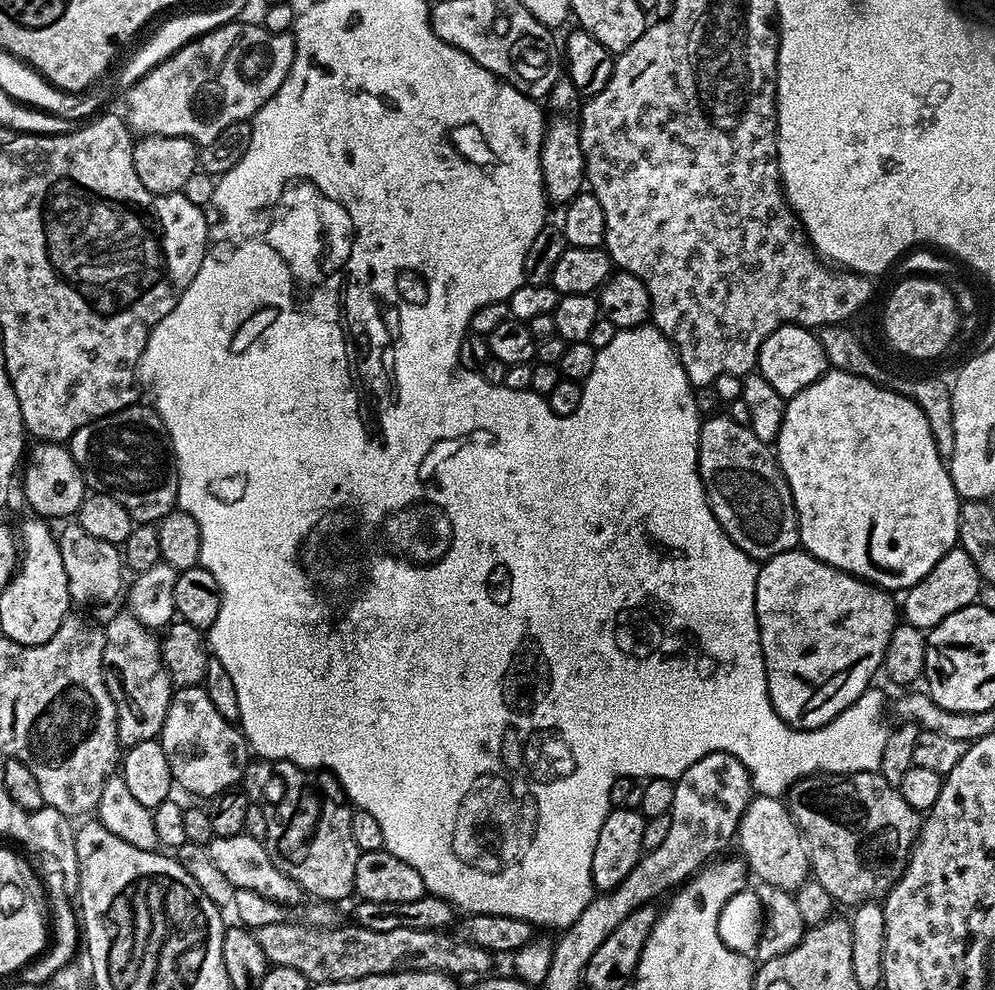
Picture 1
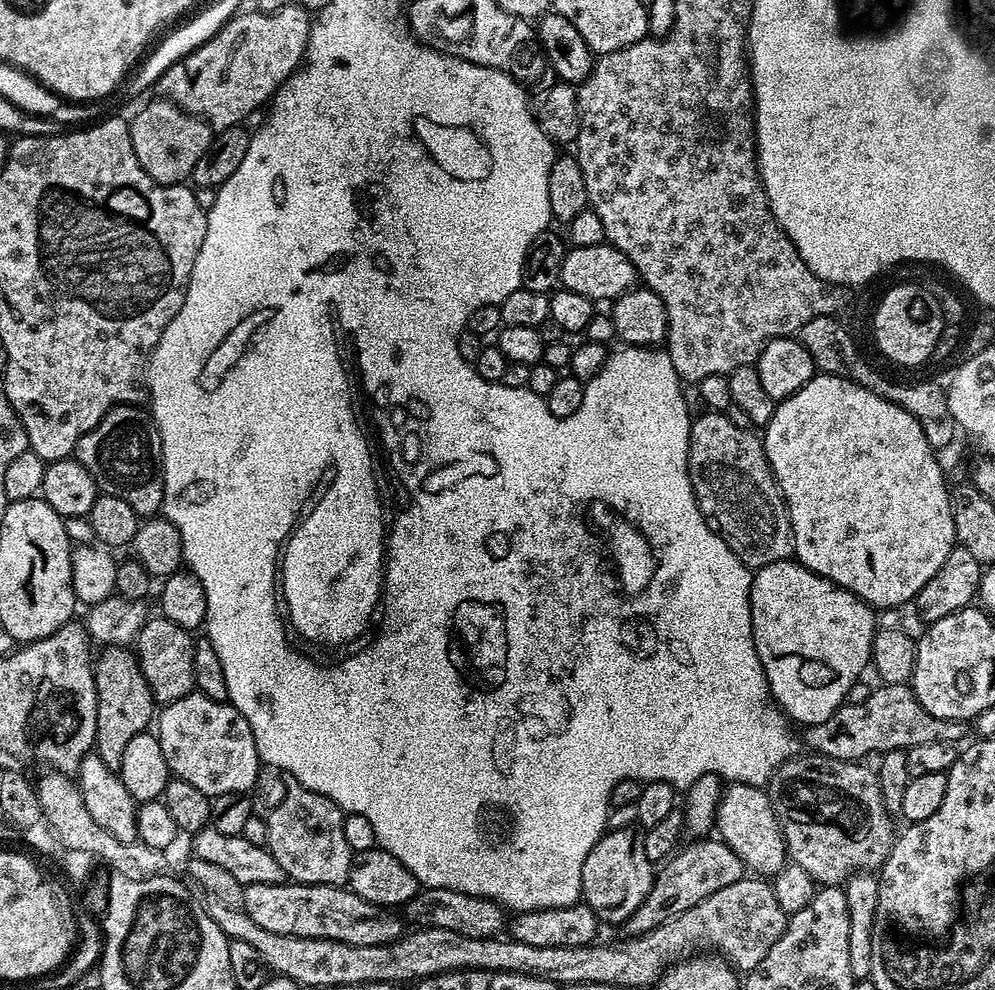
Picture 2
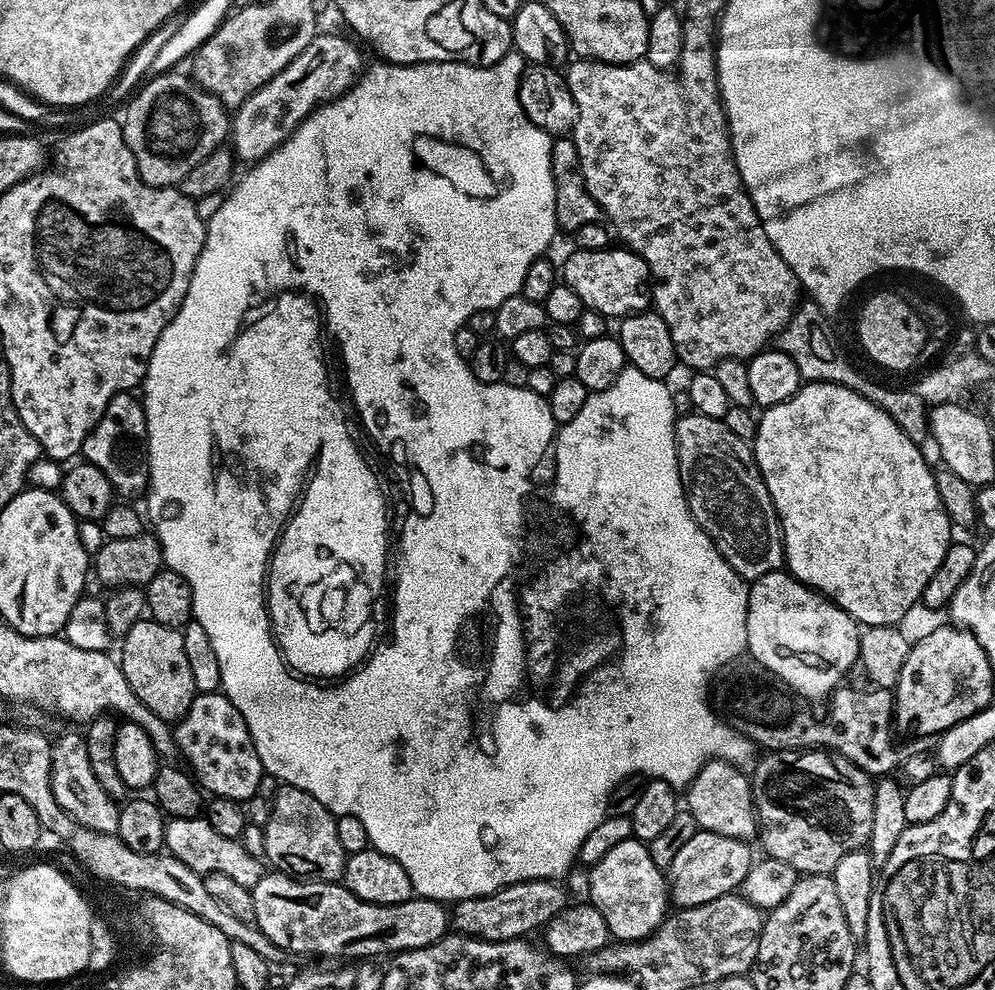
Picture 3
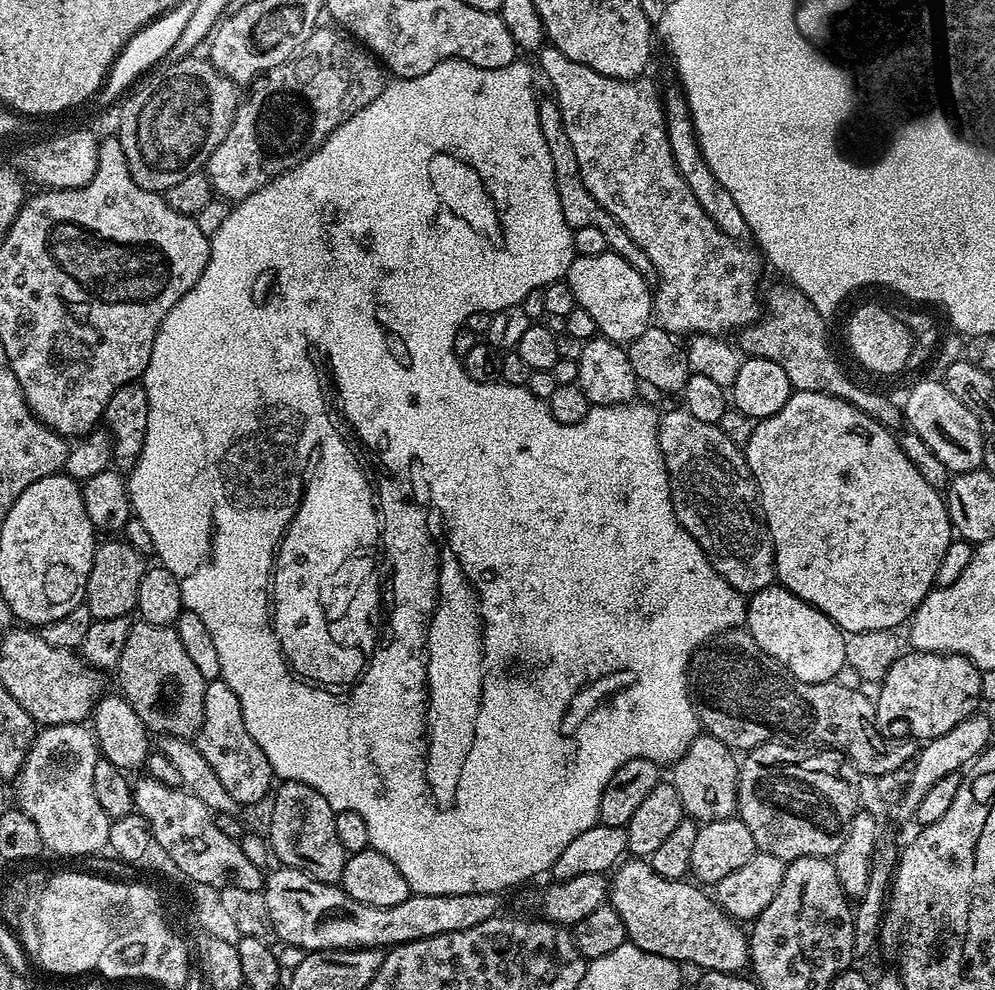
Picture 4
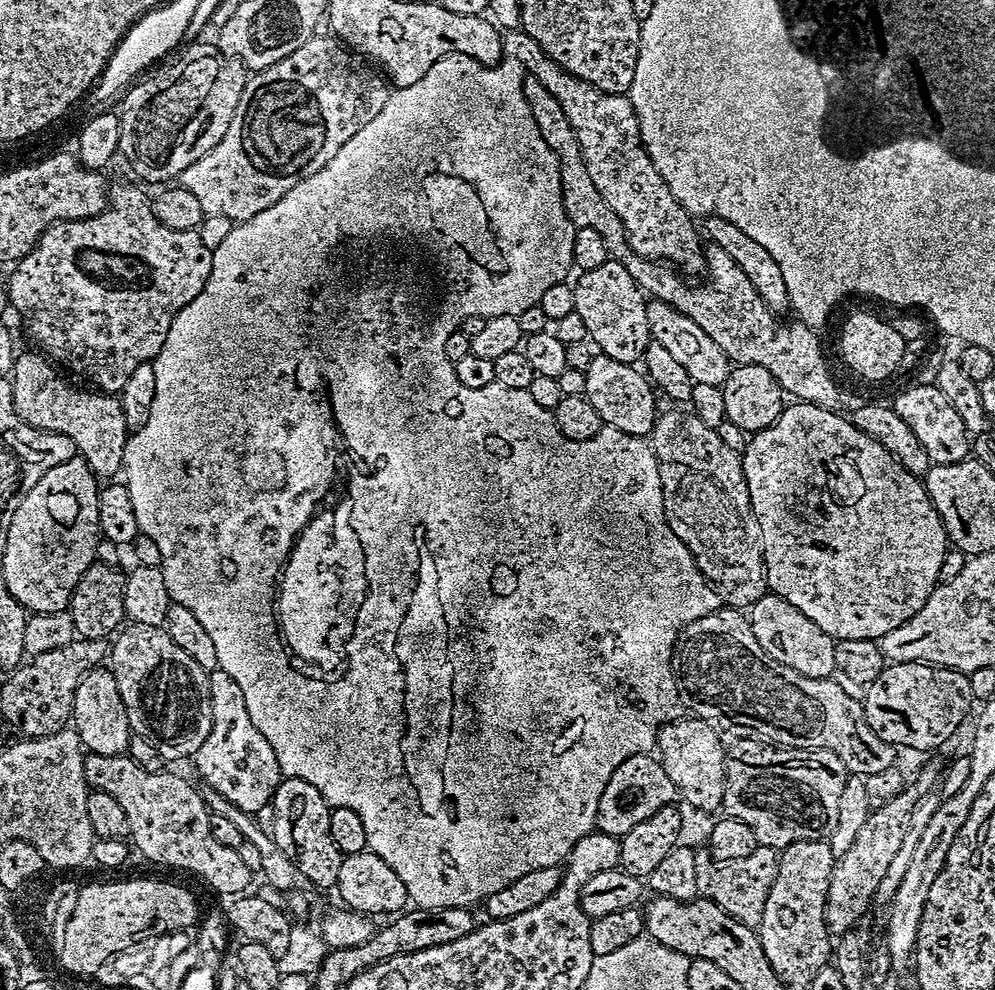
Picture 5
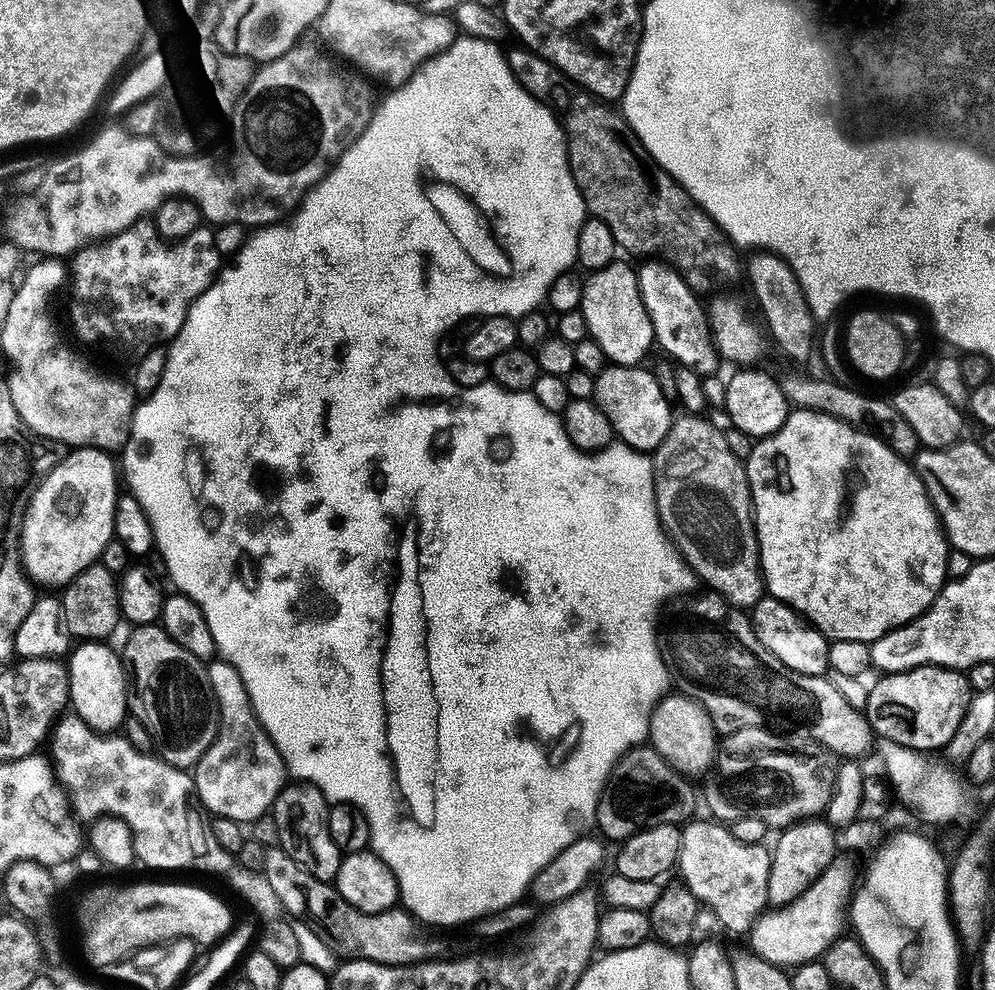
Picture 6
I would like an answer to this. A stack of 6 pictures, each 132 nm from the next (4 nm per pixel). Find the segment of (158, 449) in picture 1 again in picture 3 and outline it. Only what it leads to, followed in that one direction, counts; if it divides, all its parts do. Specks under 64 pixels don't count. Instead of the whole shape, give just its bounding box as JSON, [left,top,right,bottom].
[82,391,150,498]

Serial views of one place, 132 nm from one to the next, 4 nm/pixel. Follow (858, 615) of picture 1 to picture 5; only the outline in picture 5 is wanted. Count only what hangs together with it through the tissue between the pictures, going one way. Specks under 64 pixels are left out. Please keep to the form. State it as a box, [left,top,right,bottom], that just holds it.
[750,594,837,680]

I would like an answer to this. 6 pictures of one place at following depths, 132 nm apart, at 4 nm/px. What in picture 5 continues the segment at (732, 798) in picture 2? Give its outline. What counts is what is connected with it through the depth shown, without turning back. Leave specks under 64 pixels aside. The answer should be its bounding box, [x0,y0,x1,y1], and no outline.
[658,719,729,812]

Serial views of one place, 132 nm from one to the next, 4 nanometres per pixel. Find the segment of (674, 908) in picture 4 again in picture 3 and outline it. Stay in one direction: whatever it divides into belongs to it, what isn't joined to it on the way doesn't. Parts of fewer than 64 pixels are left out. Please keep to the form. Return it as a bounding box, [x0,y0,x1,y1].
[587,838,670,941]

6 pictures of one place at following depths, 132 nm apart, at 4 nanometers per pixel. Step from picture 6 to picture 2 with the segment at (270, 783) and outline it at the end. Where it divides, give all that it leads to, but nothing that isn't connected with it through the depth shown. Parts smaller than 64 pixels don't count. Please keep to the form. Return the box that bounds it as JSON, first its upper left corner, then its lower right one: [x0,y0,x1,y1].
[154,694,262,798]

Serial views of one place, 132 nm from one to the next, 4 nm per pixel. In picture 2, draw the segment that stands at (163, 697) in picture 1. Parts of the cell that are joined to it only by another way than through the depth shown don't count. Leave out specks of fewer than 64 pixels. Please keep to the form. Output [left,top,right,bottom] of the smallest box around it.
[95,646,154,769]

